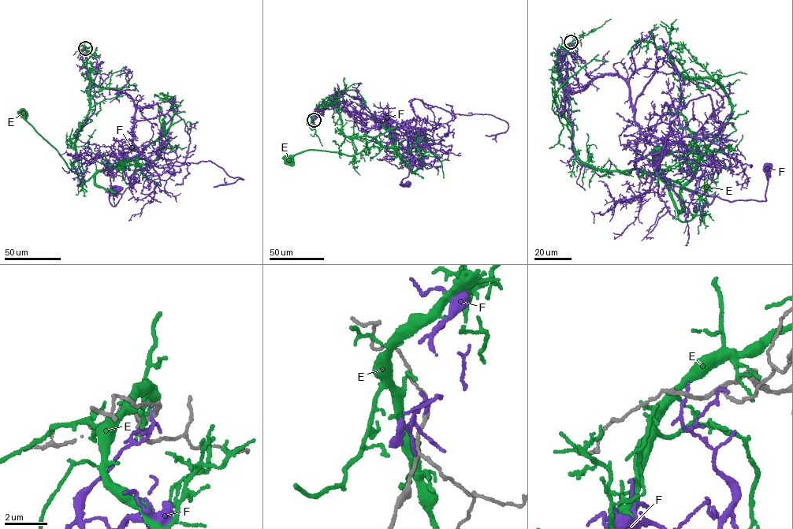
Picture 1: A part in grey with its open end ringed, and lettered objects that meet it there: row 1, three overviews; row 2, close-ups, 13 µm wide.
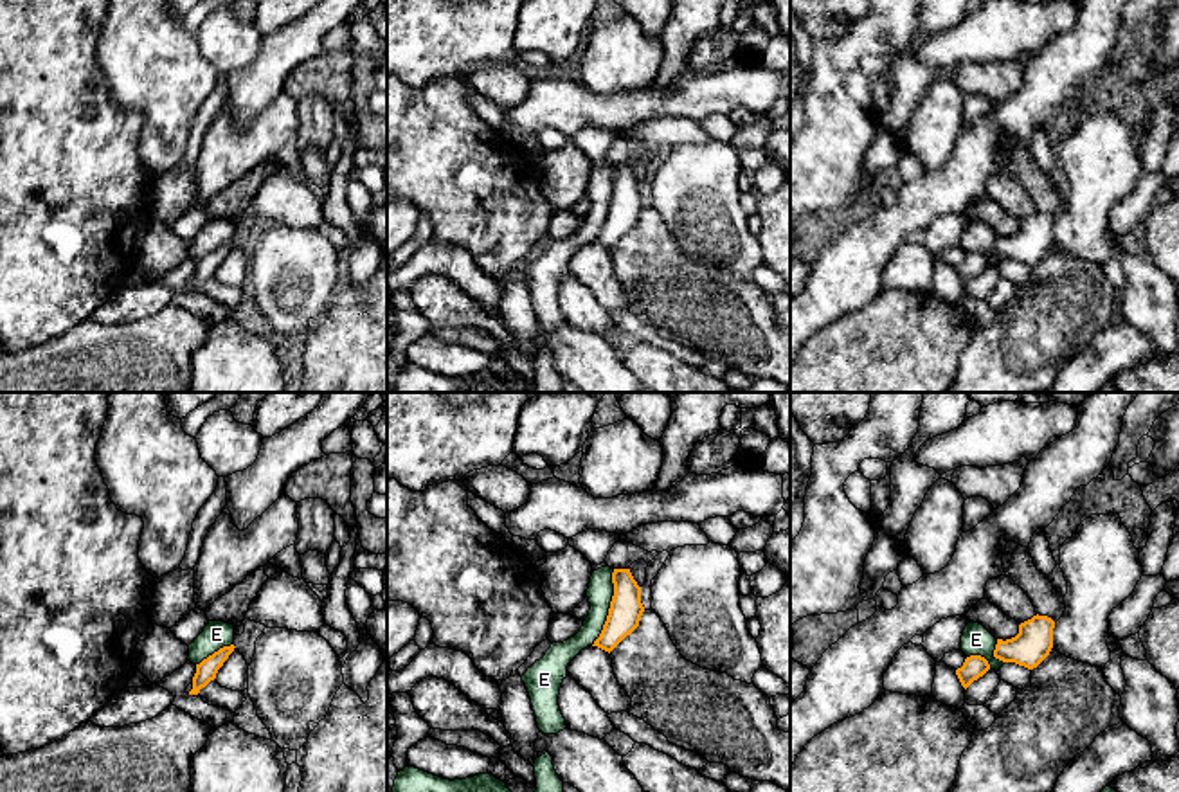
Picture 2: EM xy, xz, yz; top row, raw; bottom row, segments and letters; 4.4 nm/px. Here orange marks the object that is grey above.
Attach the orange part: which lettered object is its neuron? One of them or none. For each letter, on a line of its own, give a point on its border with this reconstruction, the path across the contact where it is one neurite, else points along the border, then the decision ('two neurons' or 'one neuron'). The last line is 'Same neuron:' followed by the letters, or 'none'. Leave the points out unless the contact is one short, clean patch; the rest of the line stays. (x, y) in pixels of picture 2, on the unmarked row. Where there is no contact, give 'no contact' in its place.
E: contact xz (611, 204); border xz (614, 166), (609, 211), (600, 233), (591, 242); two neurons
F: no contact; two neurons
Same neuron: none

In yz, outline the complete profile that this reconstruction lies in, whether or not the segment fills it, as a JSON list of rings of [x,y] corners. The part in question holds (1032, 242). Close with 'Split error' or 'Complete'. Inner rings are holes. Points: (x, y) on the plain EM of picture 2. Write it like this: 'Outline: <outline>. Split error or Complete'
Outline: [[[1033,212],[1019,221],[1012,236],[997,236],[994,254],[1003,259],[1015,259],[1028,266],[1037,265],[1053,245],[1055,218],[1048,212]]]. Complete

